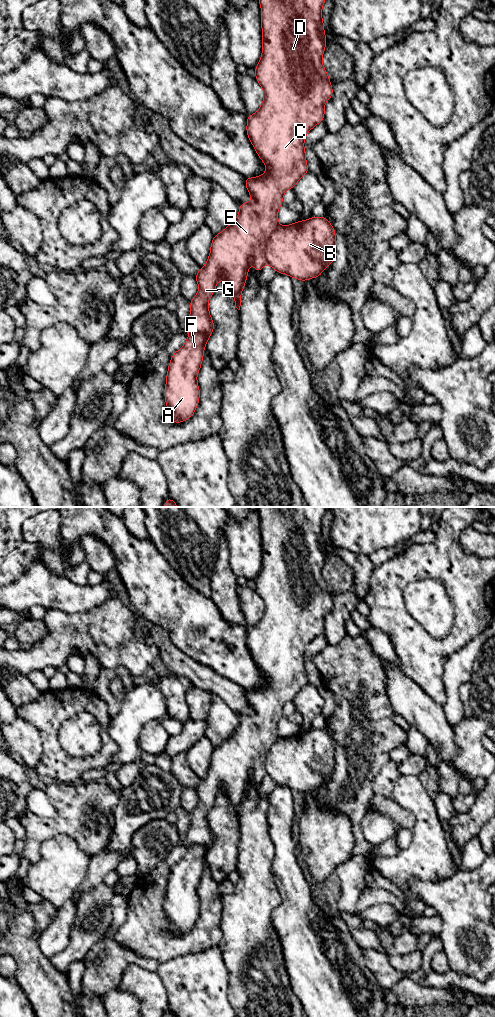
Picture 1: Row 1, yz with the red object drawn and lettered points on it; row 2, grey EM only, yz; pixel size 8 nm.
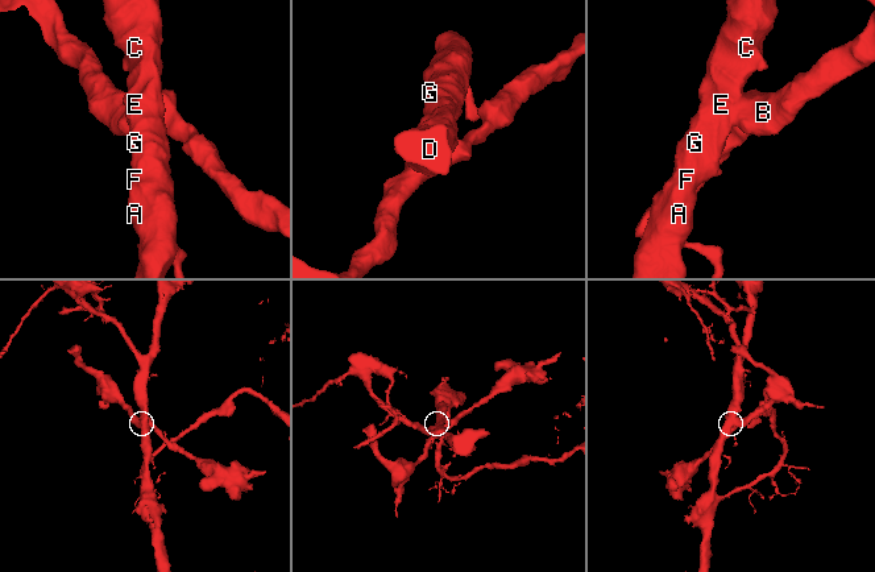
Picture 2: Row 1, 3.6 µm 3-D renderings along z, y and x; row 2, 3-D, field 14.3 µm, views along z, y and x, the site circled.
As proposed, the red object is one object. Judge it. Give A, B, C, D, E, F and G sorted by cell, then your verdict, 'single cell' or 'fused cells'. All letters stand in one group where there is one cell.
A C D E F G / B; fused cells

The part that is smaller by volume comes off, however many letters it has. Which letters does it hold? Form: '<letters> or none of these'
B

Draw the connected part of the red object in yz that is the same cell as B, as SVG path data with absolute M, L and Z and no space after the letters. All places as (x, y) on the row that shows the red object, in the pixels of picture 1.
M325 216L279 226L266 243L266 261L276 272L302 282L319 277L331 265L336 253L335 229Z

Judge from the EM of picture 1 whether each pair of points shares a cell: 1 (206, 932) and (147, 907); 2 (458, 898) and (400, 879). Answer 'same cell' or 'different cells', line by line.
1: same cell
2: different cells

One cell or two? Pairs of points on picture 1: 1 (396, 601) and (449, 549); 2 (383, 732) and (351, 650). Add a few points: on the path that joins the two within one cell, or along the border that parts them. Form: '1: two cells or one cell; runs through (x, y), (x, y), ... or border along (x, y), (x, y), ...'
1: one cell; runs through (399, 584), (422, 561), (432, 559)
2: one cell; runs through (365, 712), (362, 692), (352, 670)

